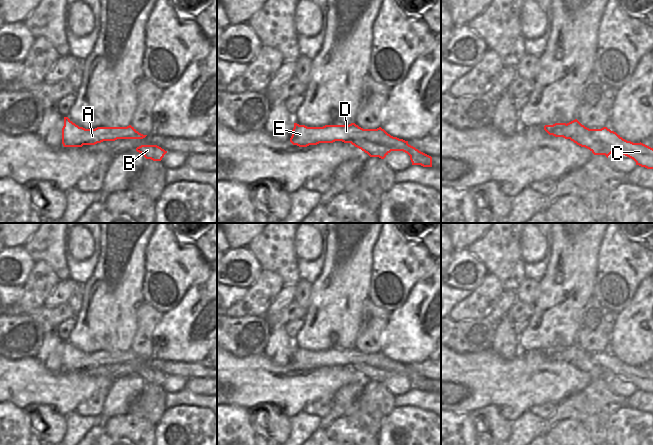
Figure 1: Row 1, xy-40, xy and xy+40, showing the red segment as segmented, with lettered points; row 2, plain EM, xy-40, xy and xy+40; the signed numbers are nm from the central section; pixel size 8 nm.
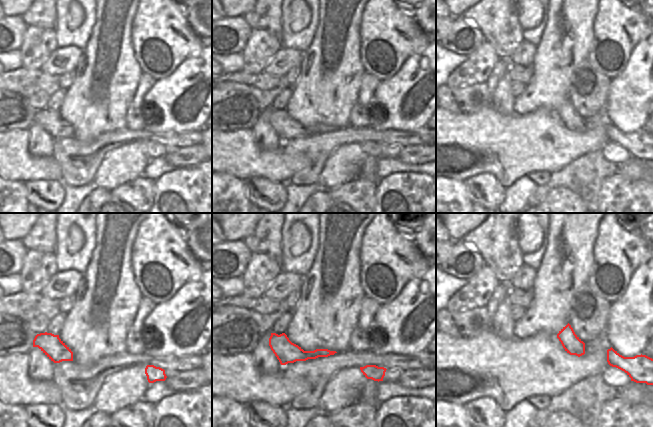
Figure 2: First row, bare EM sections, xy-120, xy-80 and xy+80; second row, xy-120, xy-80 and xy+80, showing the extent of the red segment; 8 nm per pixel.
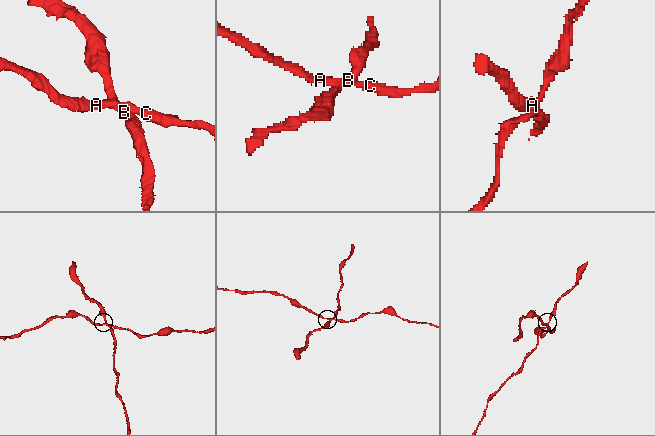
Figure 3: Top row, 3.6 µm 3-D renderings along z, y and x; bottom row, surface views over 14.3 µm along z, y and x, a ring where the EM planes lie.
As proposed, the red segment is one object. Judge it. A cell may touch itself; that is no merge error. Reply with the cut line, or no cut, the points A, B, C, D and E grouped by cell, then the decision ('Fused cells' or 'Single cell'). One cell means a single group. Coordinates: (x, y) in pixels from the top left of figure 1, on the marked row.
Split along xy (342, 141), (370, 140), (392, 150). Groups: A C D E / B. Fused cells

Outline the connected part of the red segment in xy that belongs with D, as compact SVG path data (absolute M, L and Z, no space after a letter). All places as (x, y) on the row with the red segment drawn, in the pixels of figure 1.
M294 123L290 142L299 147L333 143L335 141L353 141L363 139L389 147L392 151L403 151L410 156L412 165L432 167L432 157L408 144L408 141L393 137L381 127L363 129L351 123L349 125L325 125L323 127L307 127Z

